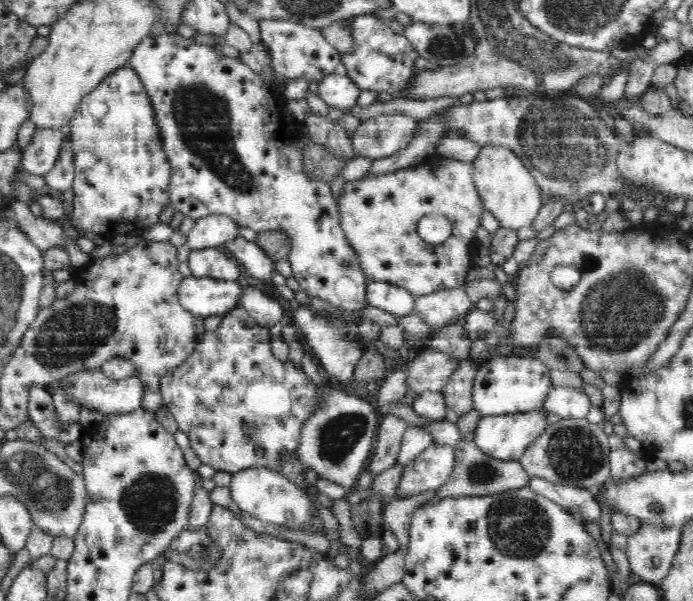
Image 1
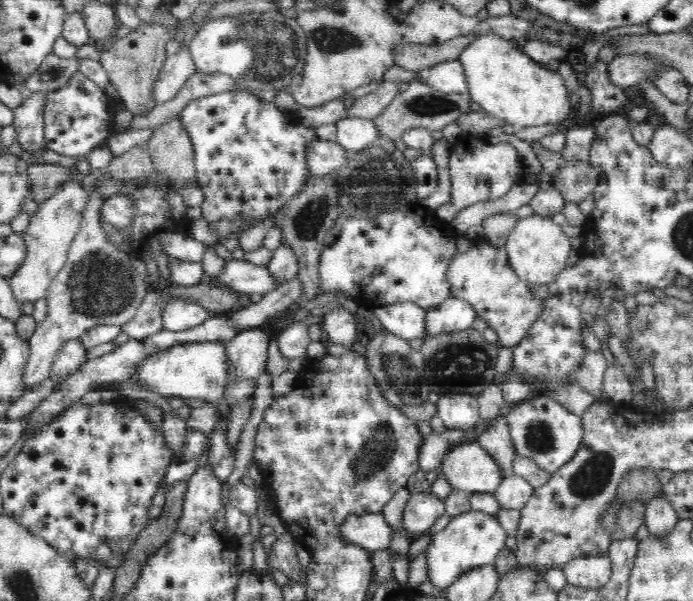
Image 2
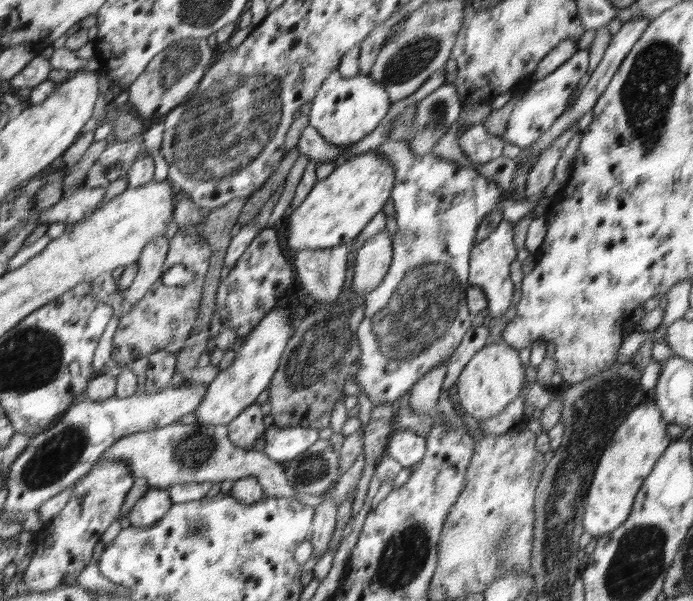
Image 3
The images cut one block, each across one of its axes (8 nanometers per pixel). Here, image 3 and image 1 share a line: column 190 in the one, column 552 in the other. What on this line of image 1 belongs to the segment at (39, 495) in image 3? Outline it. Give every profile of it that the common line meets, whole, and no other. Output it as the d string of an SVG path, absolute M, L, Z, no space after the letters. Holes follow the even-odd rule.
M552 386L543 409L560 419L585 418L592 408L590 398L583 390L573 387Z

